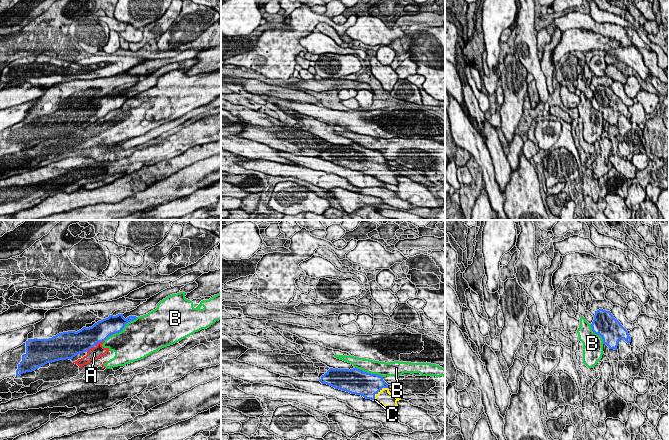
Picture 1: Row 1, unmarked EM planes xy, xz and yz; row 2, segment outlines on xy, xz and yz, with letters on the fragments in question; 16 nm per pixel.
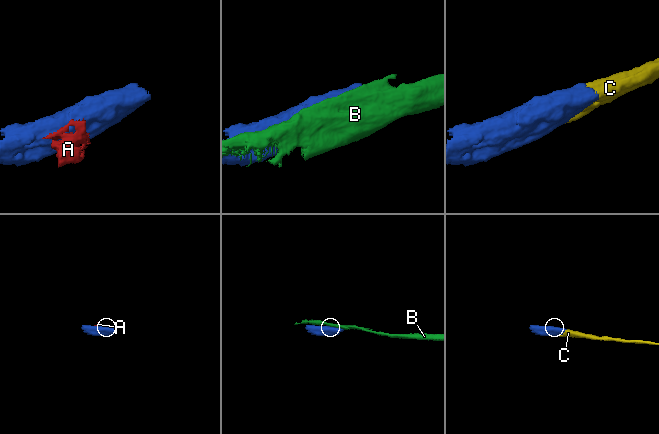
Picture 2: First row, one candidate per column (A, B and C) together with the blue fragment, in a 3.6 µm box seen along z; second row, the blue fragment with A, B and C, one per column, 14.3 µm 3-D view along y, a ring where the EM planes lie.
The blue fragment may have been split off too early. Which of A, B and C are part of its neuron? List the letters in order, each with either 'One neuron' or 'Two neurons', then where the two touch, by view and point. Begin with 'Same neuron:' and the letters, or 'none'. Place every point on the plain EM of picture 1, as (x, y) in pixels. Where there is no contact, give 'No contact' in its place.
Same neuron: C
A: Two neurons. Touches blue at xy (99, 118)
B: Two neurons. Touches blue at xy (121, 106)
C: One neuron. Touches blue at xz (381, 165)

